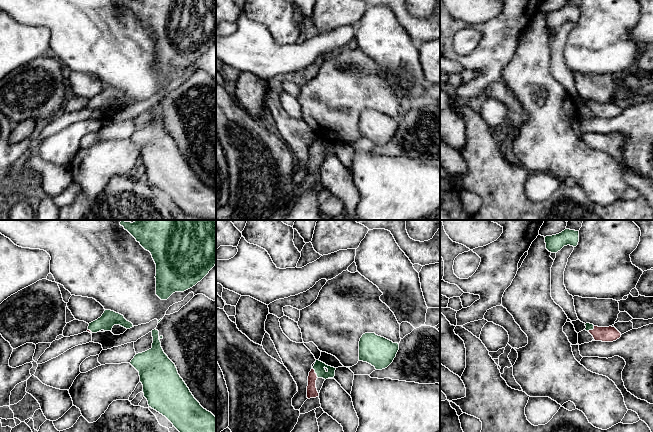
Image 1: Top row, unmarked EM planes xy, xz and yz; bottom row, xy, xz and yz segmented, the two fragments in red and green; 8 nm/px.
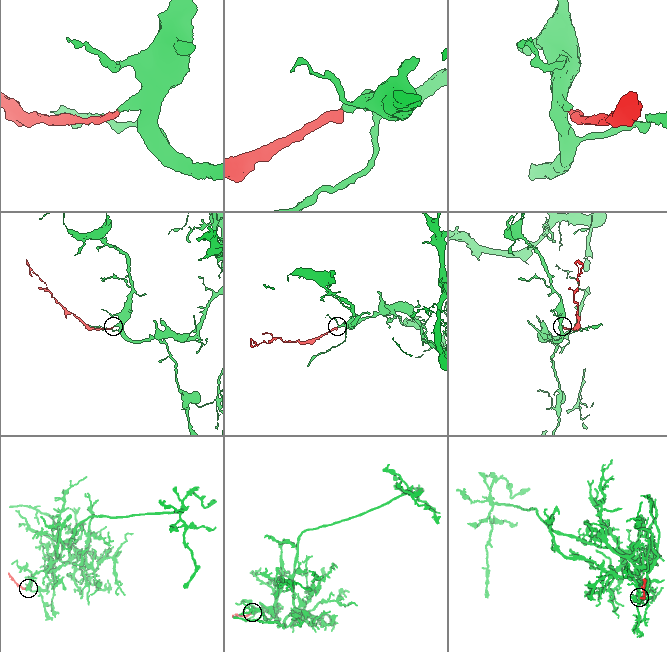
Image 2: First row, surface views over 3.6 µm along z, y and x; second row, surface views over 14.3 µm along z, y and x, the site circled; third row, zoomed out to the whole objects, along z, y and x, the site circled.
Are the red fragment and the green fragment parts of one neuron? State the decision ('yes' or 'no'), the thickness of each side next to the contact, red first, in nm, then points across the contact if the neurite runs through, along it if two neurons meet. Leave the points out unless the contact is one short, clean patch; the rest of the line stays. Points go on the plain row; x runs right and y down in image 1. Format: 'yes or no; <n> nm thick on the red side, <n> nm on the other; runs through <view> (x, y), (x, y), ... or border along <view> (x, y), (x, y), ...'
yes; 90 nm thick on the red side, 80 nm on the other; runs through xz (312, 168), (312, 153), (315, 149), (319, 142)

